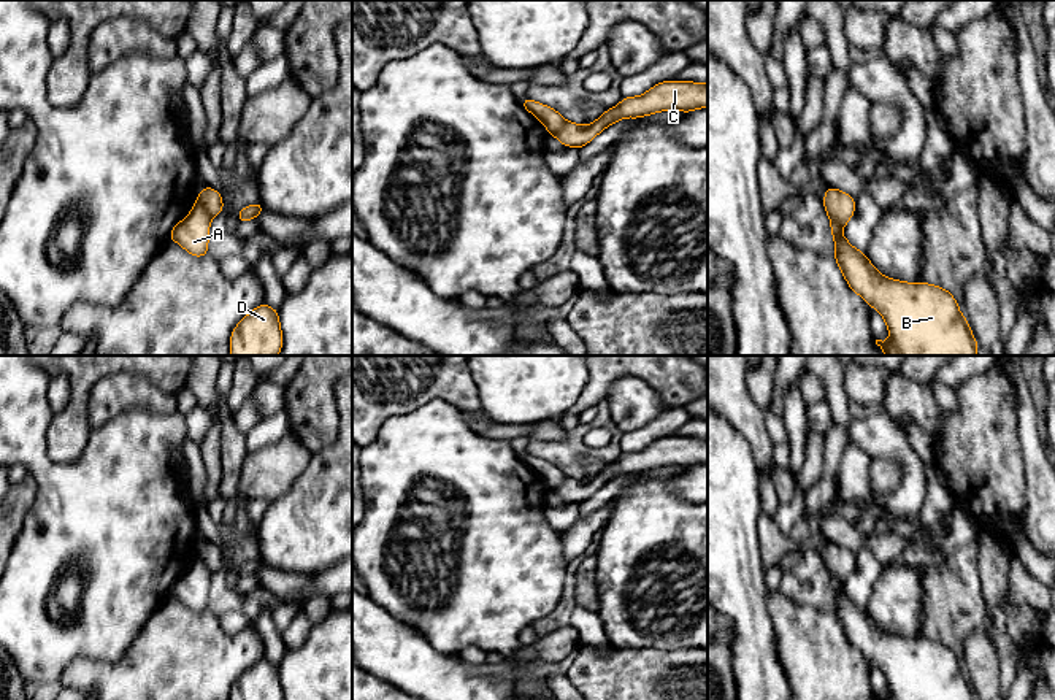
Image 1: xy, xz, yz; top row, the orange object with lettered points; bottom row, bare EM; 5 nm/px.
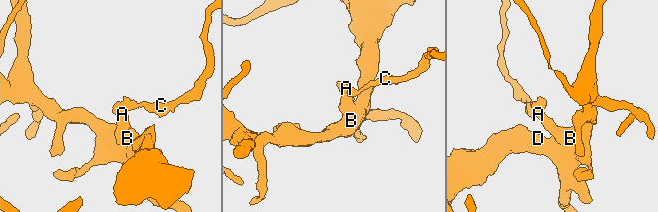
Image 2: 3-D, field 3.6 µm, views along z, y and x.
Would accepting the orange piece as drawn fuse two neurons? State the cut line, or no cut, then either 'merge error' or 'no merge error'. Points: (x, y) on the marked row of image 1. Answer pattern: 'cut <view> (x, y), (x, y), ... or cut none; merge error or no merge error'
cut xy (197, 200), (210, 218); merge error

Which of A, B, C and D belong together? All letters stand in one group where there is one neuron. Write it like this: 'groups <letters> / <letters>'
groups A B D / C

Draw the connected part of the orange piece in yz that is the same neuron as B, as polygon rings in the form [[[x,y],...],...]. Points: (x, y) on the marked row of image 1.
[[[830,217],[834,260],[849,287],[880,313],[890,340],[876,340],[885,356],[977,356],[977,343],[953,295],[928,283],[880,275]]]

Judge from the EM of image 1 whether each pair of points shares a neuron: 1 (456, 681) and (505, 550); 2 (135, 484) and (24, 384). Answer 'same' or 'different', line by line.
1: different
2: same

